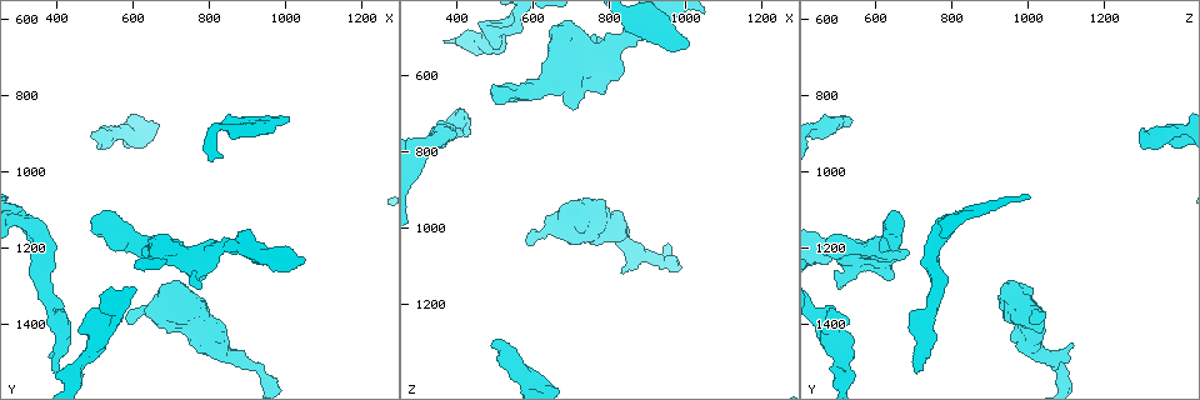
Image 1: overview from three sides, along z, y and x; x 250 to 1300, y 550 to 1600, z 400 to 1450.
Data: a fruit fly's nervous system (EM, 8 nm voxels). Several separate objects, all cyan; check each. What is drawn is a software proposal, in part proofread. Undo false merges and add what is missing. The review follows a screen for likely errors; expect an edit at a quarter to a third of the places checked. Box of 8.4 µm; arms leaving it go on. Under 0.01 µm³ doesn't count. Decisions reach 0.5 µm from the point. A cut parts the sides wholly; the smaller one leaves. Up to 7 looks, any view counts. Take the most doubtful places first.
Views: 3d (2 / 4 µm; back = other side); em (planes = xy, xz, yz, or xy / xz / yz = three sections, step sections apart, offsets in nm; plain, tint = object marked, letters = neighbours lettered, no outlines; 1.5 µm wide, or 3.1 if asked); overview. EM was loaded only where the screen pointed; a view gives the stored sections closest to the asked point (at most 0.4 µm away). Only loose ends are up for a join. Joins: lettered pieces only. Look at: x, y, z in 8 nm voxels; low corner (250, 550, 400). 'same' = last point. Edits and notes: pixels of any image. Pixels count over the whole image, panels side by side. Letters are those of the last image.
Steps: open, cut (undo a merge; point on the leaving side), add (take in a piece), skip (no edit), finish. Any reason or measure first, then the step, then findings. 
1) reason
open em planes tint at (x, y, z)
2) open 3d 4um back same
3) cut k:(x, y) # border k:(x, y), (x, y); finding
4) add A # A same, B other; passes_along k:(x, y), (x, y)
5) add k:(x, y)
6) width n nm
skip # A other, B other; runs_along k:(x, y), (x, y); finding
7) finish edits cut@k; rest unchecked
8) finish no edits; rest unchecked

long arm stops here
open 3d 4um at (515, 940, 1295)

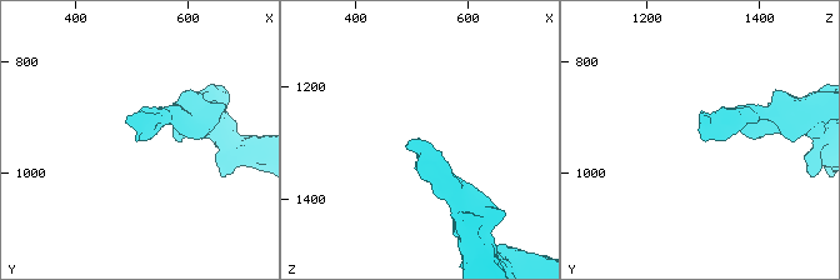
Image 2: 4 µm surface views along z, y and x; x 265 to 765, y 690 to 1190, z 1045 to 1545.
open em planes tint at (510, 945, 1305)

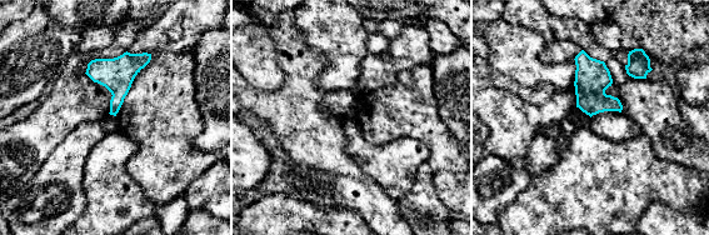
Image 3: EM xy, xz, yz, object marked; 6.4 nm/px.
open em planes letters same

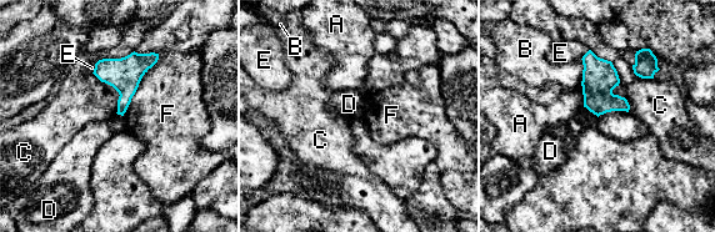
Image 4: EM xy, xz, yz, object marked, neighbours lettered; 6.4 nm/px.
longest_contact C 480 nm
skip # A other, B other, C other, D other, E other, F other; border 4:(584, 106), (598, 116); none of them fits

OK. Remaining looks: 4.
free end
open 3d 4um at (780, 1305, 505)

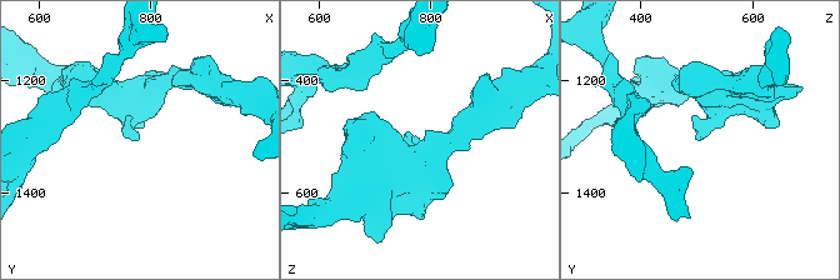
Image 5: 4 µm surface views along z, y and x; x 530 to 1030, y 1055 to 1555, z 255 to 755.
open em xy step 8 tint at (775, 1310, 505)

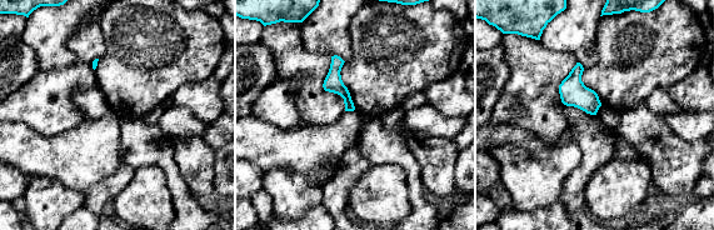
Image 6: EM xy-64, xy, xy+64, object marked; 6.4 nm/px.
cut it another way
open em yz step 4 letters same

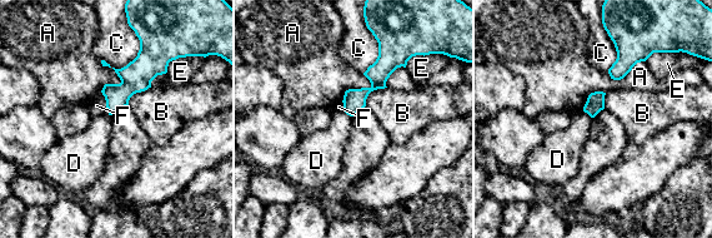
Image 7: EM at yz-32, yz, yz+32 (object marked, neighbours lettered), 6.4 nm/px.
width 120 nm
skip # A other, B other, C other, D other, E other, F other; border 7:(386, 87), (374, 89), (365, 105); no lettered piece goes on from it

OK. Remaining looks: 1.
an open end
open em planes letters at (585, 1375, 1045)

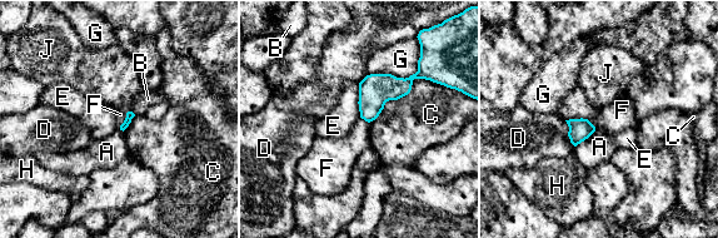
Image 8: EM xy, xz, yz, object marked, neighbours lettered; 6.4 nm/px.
skip # A other, B other, C other, D other, E other, F other, G other, H other, J other; border 8:(126, 113), (119, 128); no lettered piece goes on from it

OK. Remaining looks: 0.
finish no edits; rest unchecked

